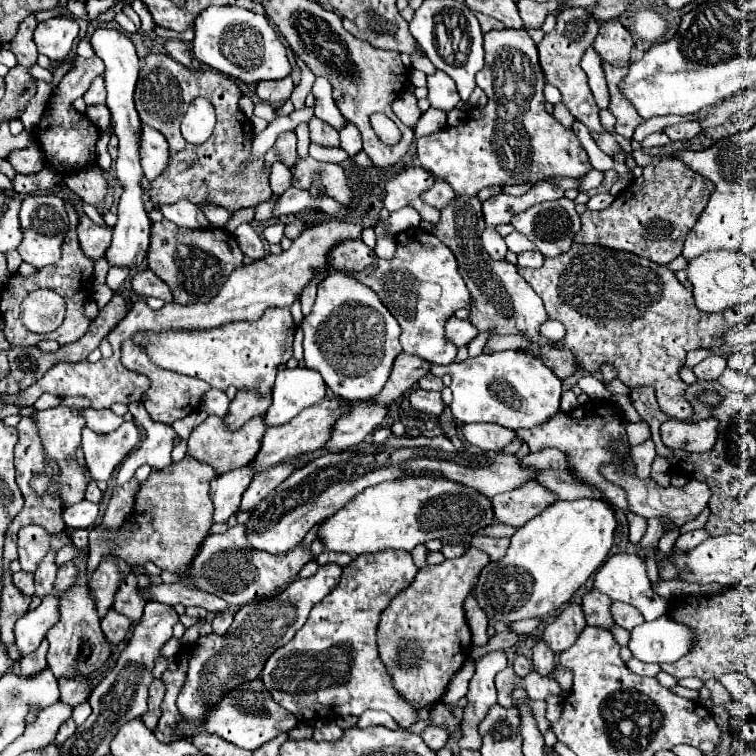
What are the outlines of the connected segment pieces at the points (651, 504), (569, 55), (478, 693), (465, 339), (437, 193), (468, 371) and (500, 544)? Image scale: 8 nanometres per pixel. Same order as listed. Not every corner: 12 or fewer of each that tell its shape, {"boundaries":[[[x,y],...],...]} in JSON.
{"boundaries":[[[615,465],[601,473],[621,485],[629,509],[643,517],[669,517],[679,527],[709,503],[711,487],[691,479],[659,487]],[[585,7],[557,13],[539,63],[563,105],[605,133],[579,61],[599,33]],[[505,651],[477,659],[463,713],[461,749],[479,749],[477,725],[497,703]],[[453,315],[445,321],[445,337],[457,347],[467,345],[477,329],[469,319]],[[437,181],[429,191],[421,195],[427,205],[443,209],[443,205],[453,201],[457,193]],[[525,351],[449,365],[459,423],[513,431],[559,411],[561,381]],[[471,537],[471,547],[489,555],[491,563],[499,561],[509,539]]]}

